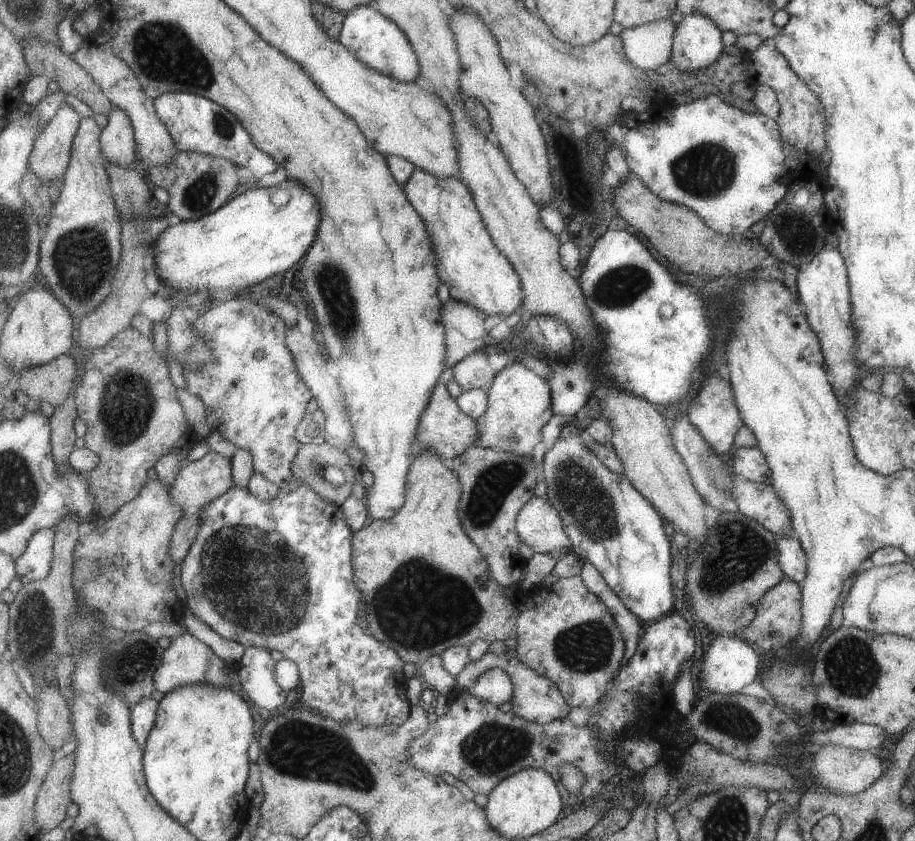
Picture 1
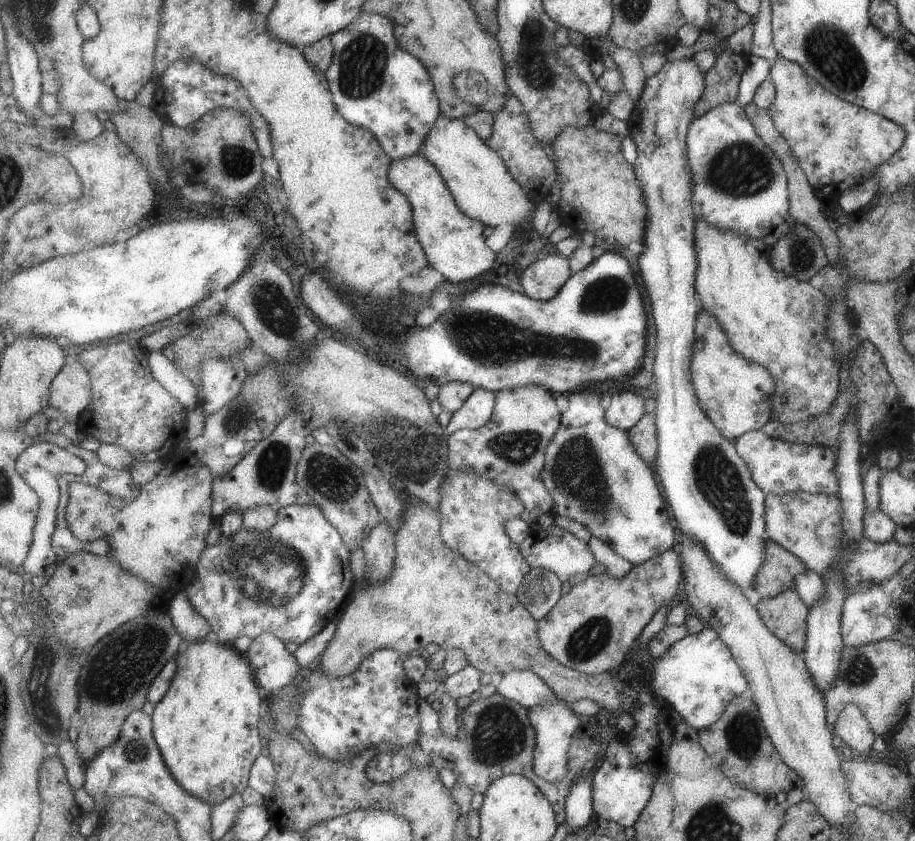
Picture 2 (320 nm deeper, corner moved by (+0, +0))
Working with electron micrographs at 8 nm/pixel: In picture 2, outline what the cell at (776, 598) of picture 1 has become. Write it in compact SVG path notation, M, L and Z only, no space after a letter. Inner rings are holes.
M794 589L781 592L773 598L756 600L756 605L767 629L796 652L806 643L806 617L809 606Z

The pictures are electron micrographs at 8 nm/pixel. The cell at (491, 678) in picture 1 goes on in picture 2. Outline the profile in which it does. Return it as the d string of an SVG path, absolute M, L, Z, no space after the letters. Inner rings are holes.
M511 670L503 674L496 691L507 700L531 709L537 704L553 704L558 697L541 676L529 670Z

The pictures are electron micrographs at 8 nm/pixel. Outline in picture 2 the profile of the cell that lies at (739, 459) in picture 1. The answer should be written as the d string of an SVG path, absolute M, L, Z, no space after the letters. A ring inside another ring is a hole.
M763 430L750 431L735 439L735 448L747 462L752 477L766 494L809 492L836 495L838 492L837 457L833 449L820 445L789 444L773 440Z

